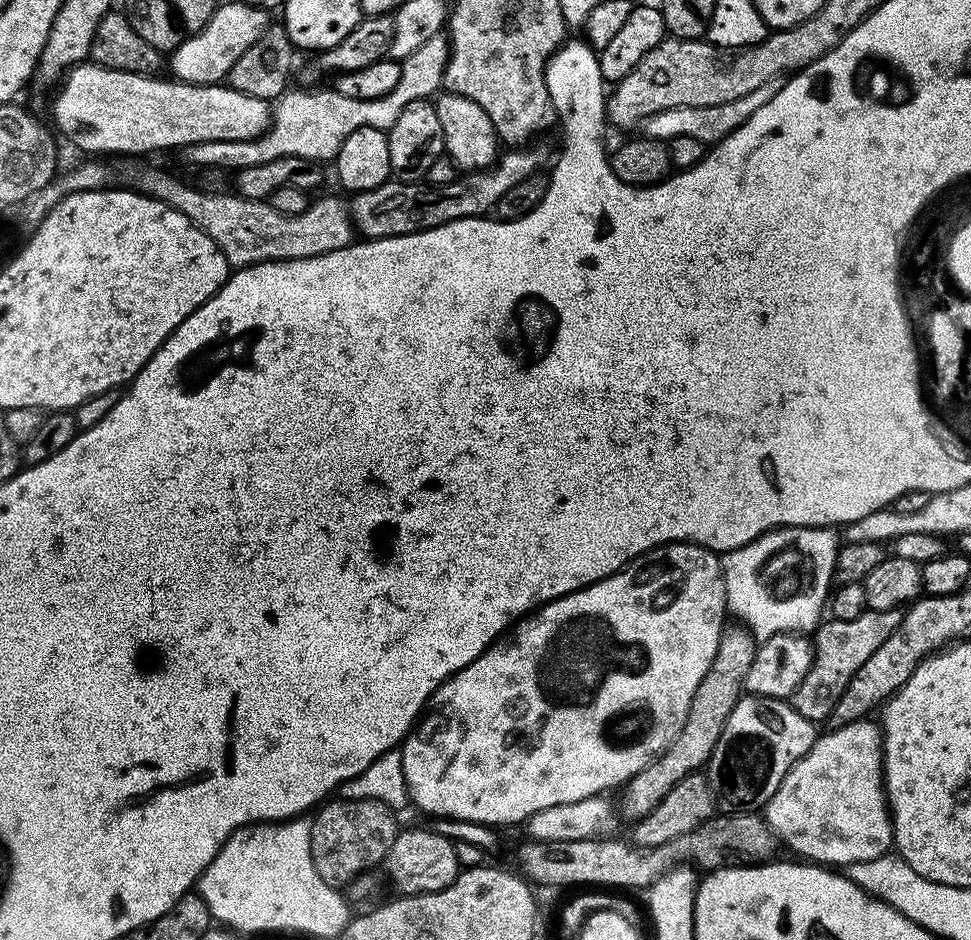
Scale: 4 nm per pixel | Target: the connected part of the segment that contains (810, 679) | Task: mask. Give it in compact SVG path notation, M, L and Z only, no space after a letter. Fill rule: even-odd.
M900 608L890 610L871 610L858 614L853 620L825 619L815 629L814 647L812 650L812 665L802 678L802 682L792 691L790 703L795 712L802 714L802 718L813 722L827 721L832 715L834 706L838 706L838 698L850 686L850 678L866 666L866 662L902 626L904 612ZM816 635L816 636L815 636Z

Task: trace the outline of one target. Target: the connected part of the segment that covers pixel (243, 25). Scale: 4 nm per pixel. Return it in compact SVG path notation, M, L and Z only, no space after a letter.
M247 2L240 4L221 3L216 13L202 26L202 30L185 35L180 45L170 54L171 75L185 84L218 84L227 77L228 71L258 42L258 38L270 27L269 13Z

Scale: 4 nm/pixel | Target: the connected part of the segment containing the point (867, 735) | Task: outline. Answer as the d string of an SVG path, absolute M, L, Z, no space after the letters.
M868 718L855 720L853 724L841 724L833 727L831 729L833 732L828 732L825 736L824 733L817 735L812 749L788 771L786 778L782 778L782 786L778 786L774 798L770 798L770 802L764 805L762 815L768 827L776 833L779 843L783 847L785 844L790 851L800 855L797 857L821 866L847 866L854 862L866 862L870 858L889 855L894 841L892 839L892 813L888 811L888 793L884 791L884 746L881 729L873 721L872 725L870 721L871 719Z

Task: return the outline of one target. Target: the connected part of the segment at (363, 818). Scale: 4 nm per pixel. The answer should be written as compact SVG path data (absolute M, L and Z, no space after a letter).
M329 799L311 817L310 858L322 882L340 890L351 884L354 877L375 869L375 864L383 865L398 835L396 818L397 813L380 801Z

